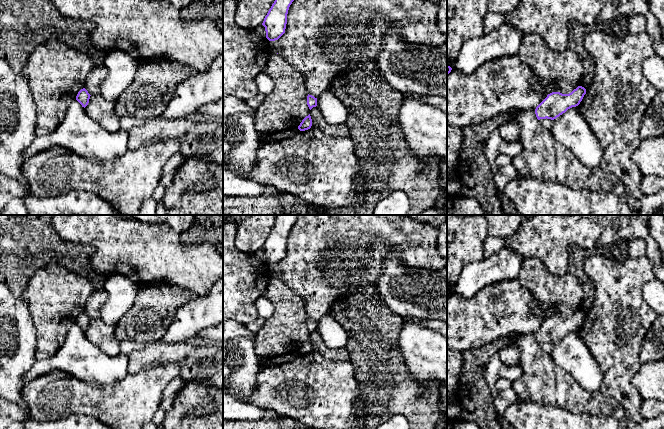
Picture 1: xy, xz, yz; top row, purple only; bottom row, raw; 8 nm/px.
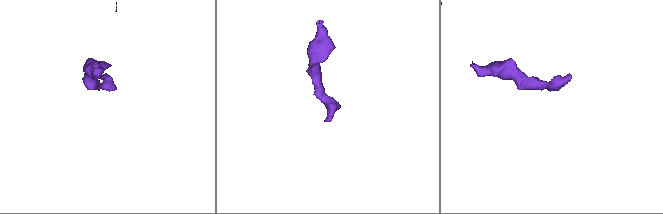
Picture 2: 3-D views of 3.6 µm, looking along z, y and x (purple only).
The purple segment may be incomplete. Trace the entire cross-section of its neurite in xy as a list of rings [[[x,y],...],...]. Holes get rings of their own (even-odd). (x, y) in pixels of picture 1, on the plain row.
[[[83,312],[78,316],[76,324],[82,329],[82,331],[85,332],[89,327],[90,320],[91,319],[88,317],[88,315]]]

